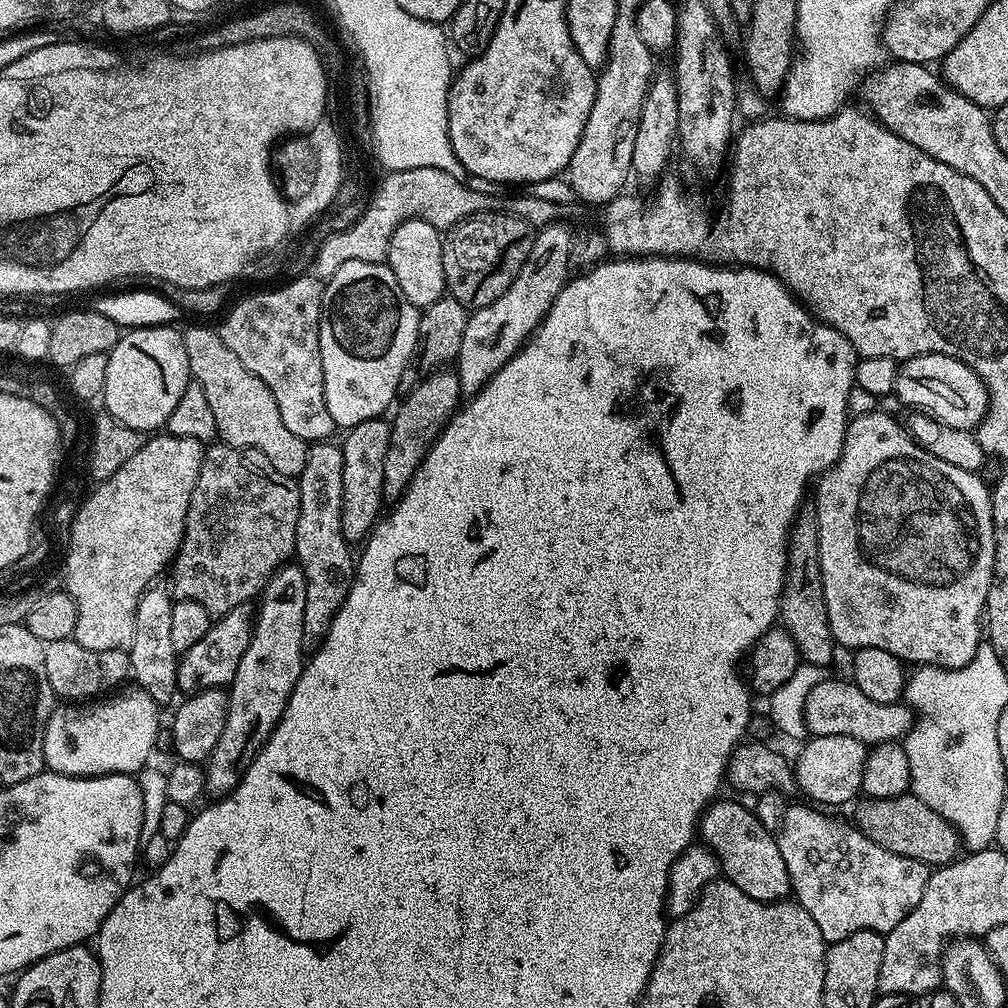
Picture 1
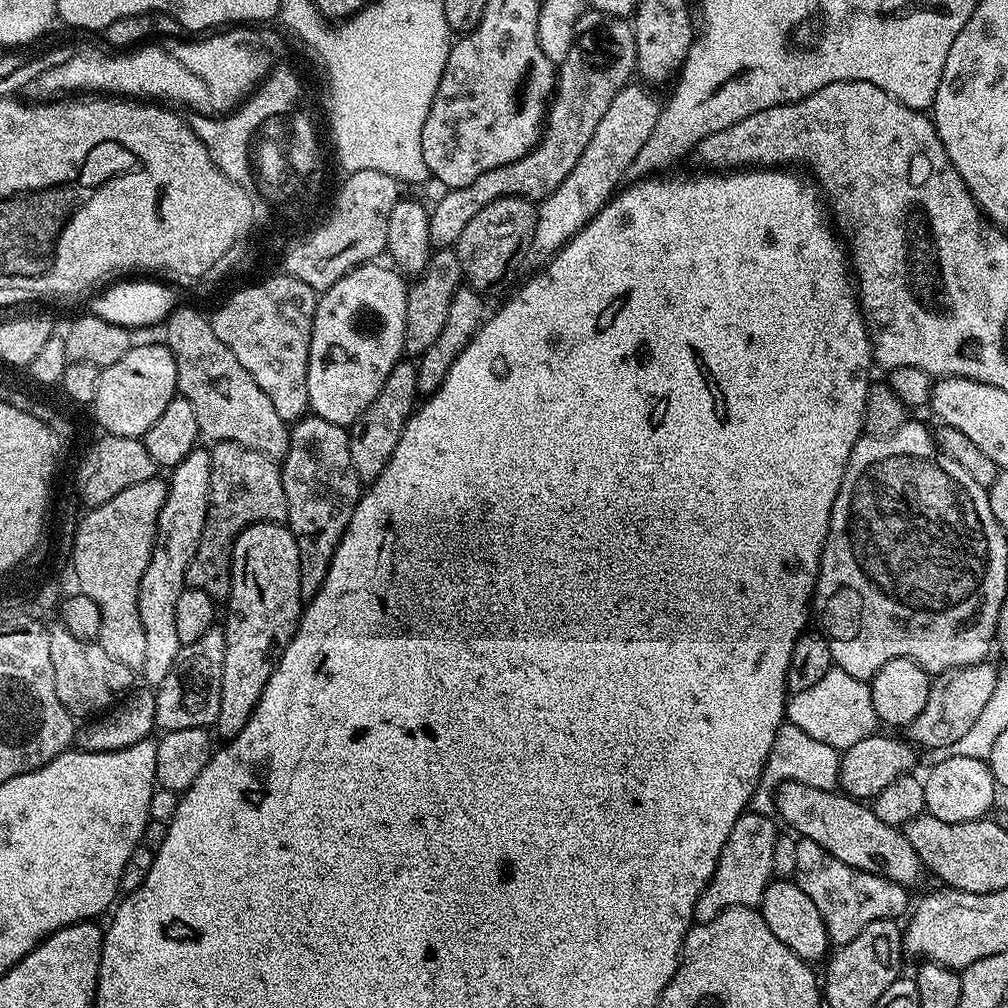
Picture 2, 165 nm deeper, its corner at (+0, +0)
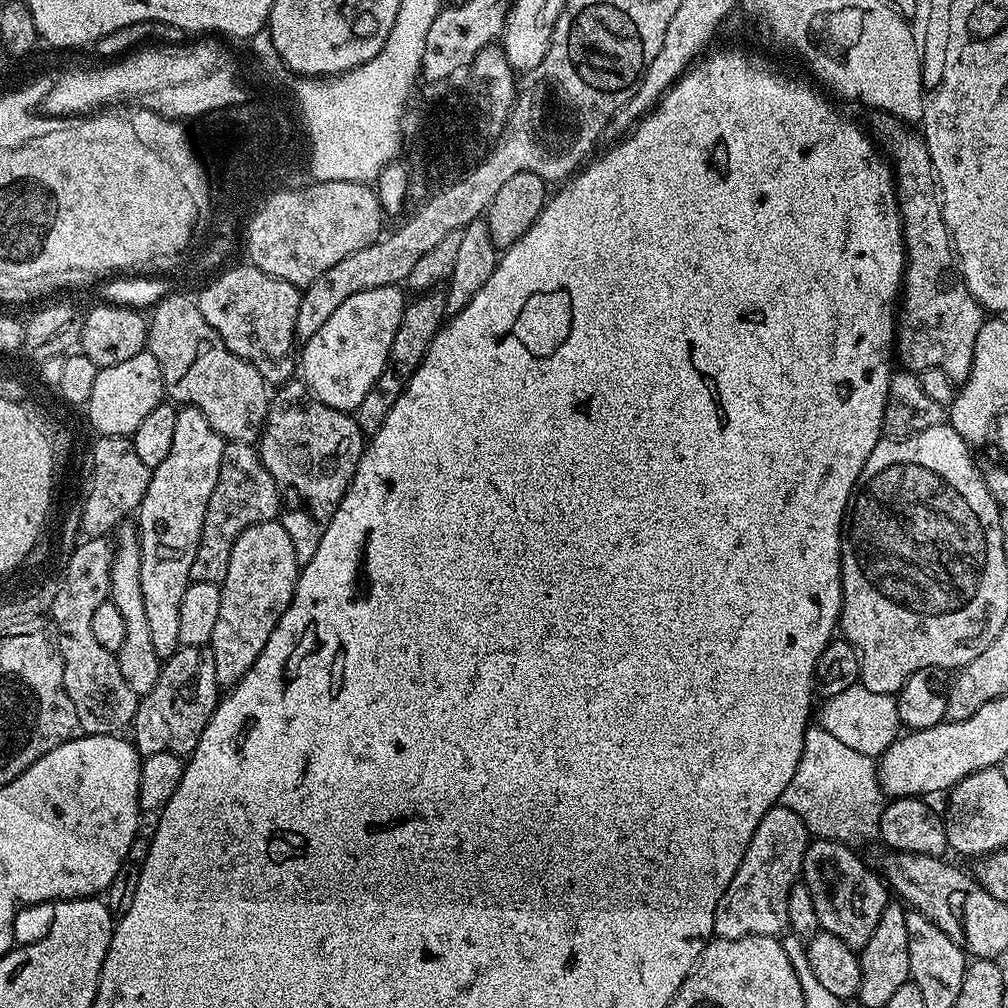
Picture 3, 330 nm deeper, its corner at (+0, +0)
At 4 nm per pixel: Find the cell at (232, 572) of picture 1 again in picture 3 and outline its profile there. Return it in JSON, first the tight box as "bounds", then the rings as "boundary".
{"bounds":[190,440,281,584],"boundary":[[[241,440],[227,441],[222,450],[222,466],[218,466],[218,482],[214,482],[214,494],[210,494],[206,518],[202,518],[202,534],[198,550],[194,550],[190,581],[223,584],[230,566],[230,550],[234,550],[234,542],[238,542],[242,530],[276,520],[281,511],[280,491],[270,470],[266,470],[259,451]]]}

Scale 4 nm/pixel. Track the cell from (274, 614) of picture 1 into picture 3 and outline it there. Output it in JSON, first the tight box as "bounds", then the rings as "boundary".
{"bounds":[211,520,301,690],"boundary":[[[276,520],[262,522],[242,530],[234,550],[230,550],[230,566],[220,585],[222,606],[218,609],[218,623],[214,625],[211,649],[214,654],[214,674],[221,689],[230,690],[258,662],[262,646],[270,642],[274,626],[286,614],[294,598],[301,565],[296,563],[294,542],[286,534],[283,524]]]}

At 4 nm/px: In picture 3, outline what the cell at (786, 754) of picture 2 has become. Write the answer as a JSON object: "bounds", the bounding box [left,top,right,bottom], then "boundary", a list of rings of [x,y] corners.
{"bounds":[782,726,886,846],"boundary":[[[809,726],[802,746],[802,758],[798,758],[798,766],[794,770],[794,778],[790,778],[790,786],[786,786],[782,797],[783,807],[794,810],[798,818],[808,827],[813,837],[822,840],[836,840],[840,844],[857,846],[863,840],[876,840],[880,831],[880,819],[886,803],[886,793],[880,786],[876,776],[877,761],[866,754],[858,754],[851,746],[846,746],[838,738],[818,726]]]}

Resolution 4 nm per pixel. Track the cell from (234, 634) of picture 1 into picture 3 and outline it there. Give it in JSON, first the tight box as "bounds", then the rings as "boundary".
{"bounds":[130,646,222,757],"boundary":[[[181,646],[163,661],[158,682],[154,682],[154,690],[139,697],[136,717],[130,725],[130,736],[137,752],[141,757],[163,752],[187,757],[198,746],[202,730],[206,730],[206,722],[210,722],[221,696],[222,689],[214,674],[214,654],[211,647]]]}

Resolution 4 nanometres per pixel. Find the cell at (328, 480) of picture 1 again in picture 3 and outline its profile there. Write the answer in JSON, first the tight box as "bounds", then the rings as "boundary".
{"bounds":[258,378,366,566],"boundary":[[[293,378],[287,384],[279,385],[271,393],[266,422],[260,431],[258,451],[266,470],[270,470],[278,486],[283,503],[304,504],[304,508],[281,511],[278,517],[286,534],[290,534],[290,542],[294,542],[296,563],[302,566],[310,562],[310,558],[314,558],[314,550],[318,550],[318,542],[322,542],[322,534],[326,534],[330,518],[334,518],[334,510],[338,510],[346,490],[352,485],[360,457],[366,451],[365,434],[358,426],[353,413],[334,410],[334,406],[318,402],[318,398],[314,398],[312,391],[304,385],[303,379]]]}

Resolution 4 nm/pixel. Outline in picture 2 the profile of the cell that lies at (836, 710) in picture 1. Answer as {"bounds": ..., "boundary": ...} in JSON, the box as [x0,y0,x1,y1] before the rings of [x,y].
{"bounds":[906,662,998,750],"boundary":[[[989,662],[971,664],[961,668],[951,668],[945,672],[939,673],[933,679],[930,686],[930,698],[926,702],[926,710],[918,714],[908,723],[906,736],[913,745],[922,747],[925,750],[934,748],[945,748],[970,730],[974,722],[978,722],[978,717],[982,715],[986,702],[990,700],[990,694],[994,694],[998,668]]]}

